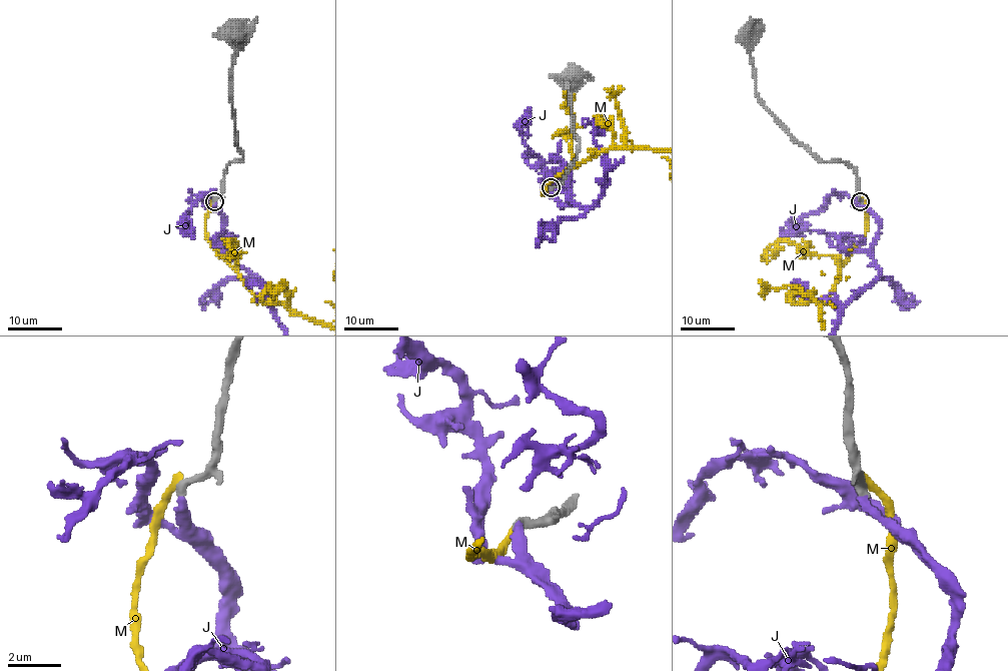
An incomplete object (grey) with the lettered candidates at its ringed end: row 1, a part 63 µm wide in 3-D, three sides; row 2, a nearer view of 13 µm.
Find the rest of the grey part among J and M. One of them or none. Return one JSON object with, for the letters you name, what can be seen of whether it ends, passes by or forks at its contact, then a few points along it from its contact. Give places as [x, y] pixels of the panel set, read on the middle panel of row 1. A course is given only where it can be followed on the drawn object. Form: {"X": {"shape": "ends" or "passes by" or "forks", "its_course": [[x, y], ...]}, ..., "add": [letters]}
{"J": {"shape": "ends"}, "add": ["J"]}

